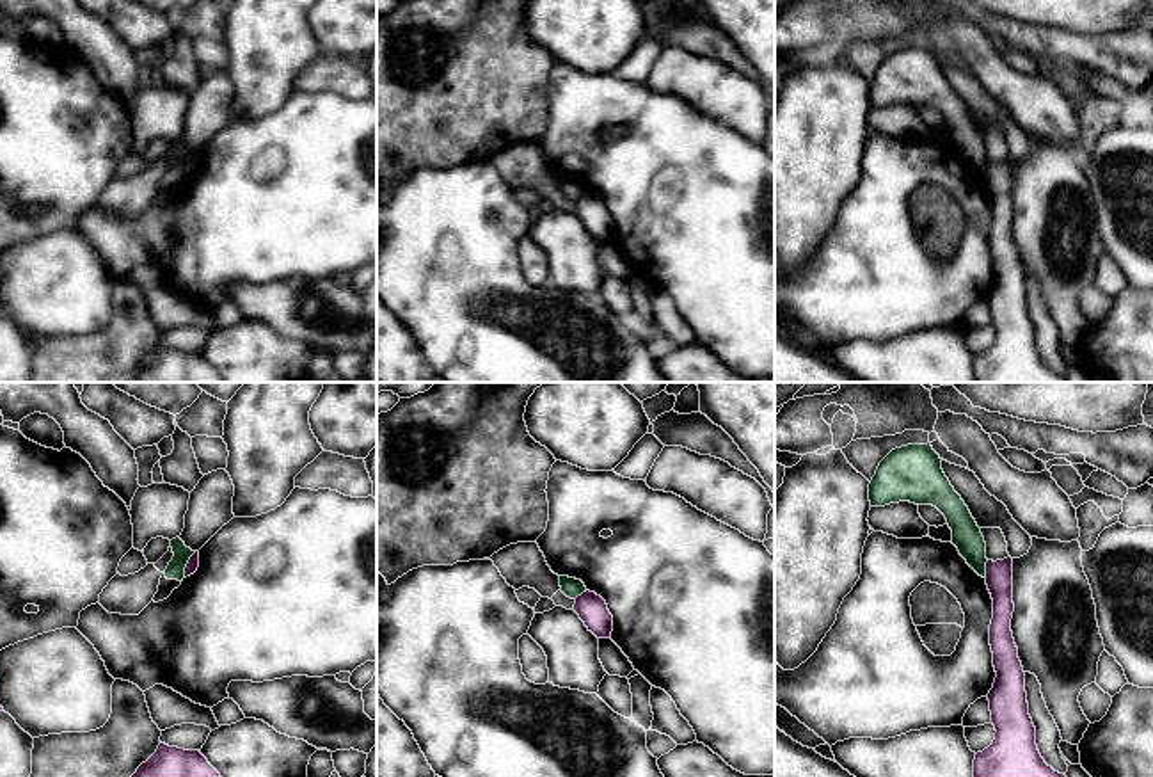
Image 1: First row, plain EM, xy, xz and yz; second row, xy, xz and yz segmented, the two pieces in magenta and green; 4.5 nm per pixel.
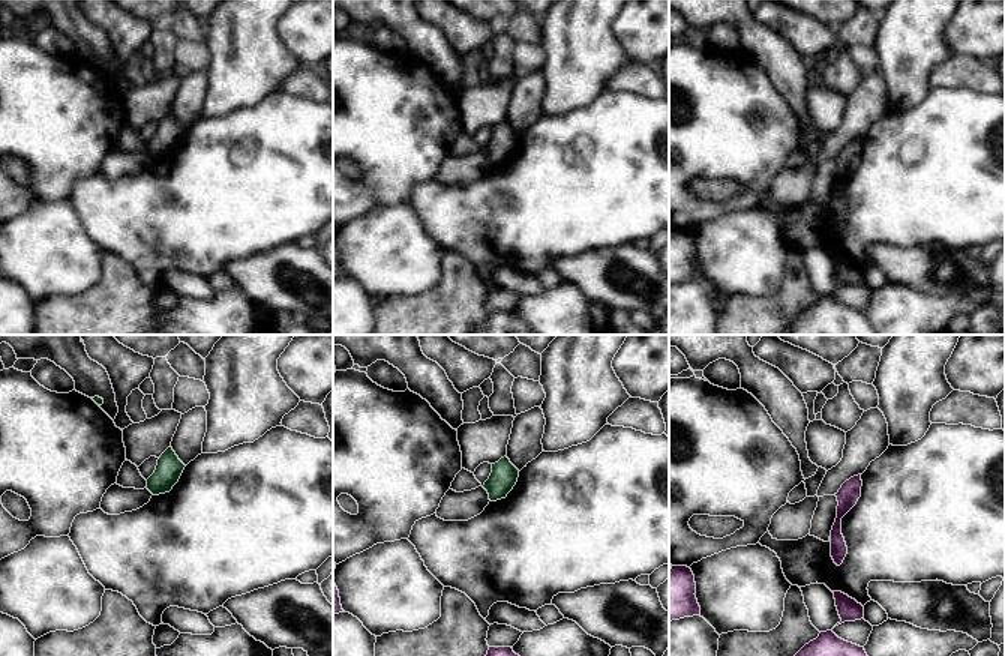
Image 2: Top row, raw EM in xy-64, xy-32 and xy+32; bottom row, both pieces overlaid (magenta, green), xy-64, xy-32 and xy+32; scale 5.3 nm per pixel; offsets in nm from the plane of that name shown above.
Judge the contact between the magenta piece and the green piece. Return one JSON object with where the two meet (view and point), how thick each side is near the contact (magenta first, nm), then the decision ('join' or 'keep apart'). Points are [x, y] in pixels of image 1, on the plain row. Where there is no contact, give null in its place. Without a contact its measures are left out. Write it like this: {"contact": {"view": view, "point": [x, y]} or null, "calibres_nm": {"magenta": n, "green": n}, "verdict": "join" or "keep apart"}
{"contact": {"view": "xy", "point": [187, 166]}, "calibres_nm": {"magenta": 50, "green": 80}, "verdict": "keep apart"}

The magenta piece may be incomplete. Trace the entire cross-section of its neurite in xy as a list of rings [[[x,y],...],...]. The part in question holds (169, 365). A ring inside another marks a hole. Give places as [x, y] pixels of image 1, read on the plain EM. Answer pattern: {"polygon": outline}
{"polygon": [[[160,343],[156,354],[142,364],[130,382],[224,382],[199,352],[169,348]]]}

